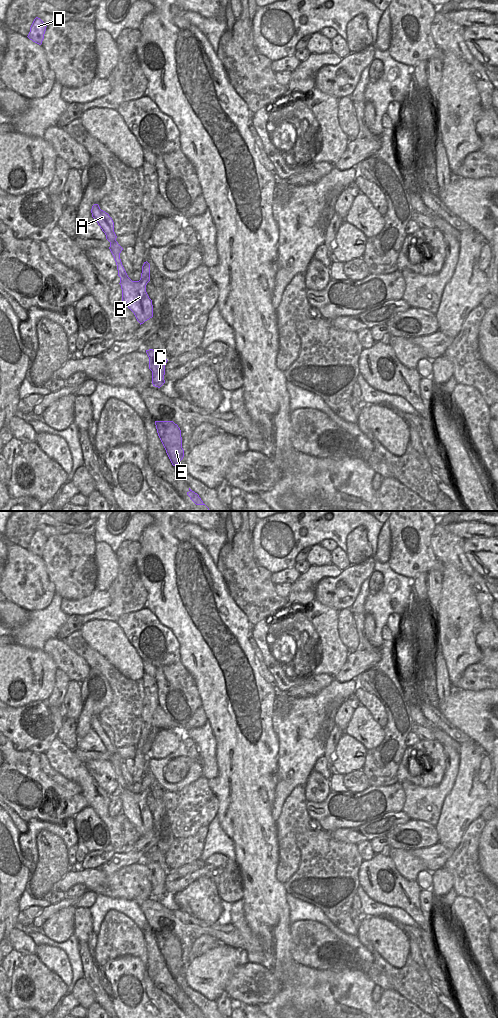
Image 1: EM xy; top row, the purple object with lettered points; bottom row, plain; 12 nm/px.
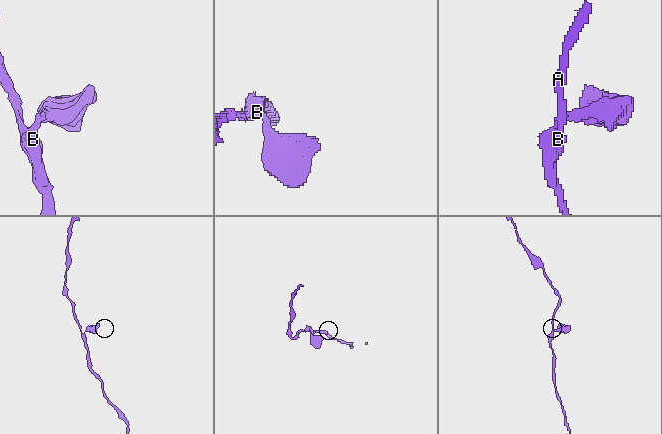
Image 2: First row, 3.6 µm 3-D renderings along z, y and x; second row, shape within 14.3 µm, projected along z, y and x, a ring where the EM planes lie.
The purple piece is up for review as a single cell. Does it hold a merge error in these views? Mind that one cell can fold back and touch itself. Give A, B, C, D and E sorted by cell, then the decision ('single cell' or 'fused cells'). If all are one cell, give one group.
A B C D E | single cell

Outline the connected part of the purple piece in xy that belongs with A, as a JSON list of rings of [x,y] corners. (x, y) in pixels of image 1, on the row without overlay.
[[[94,716],[91,721],[92,729],[97,733],[98,737],[106,747],[106,751],[110,754],[110,763],[117,777],[118,788],[120,789],[120,797],[122,801],[122,813],[134,825],[137,833],[143,836],[145,833],[153,829],[152,812],[146,804],[146,797],[150,793],[150,776],[146,773],[142,778],[141,790],[139,793],[132,793],[120,771],[120,765],[123,760],[116,753],[114,744],[114,734],[108,725],[101,722],[98,716]]]

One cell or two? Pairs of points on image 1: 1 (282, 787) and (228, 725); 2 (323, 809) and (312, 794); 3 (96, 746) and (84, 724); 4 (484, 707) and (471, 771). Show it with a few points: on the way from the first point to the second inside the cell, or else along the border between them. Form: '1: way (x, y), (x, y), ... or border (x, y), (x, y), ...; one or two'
1: border (277, 757), (277, 784), (272, 804); two
2: border (330, 791), (322, 801), (307, 801); two
3: border (91, 728), (79, 740); two
4: border (471, 740), (483, 751); two

